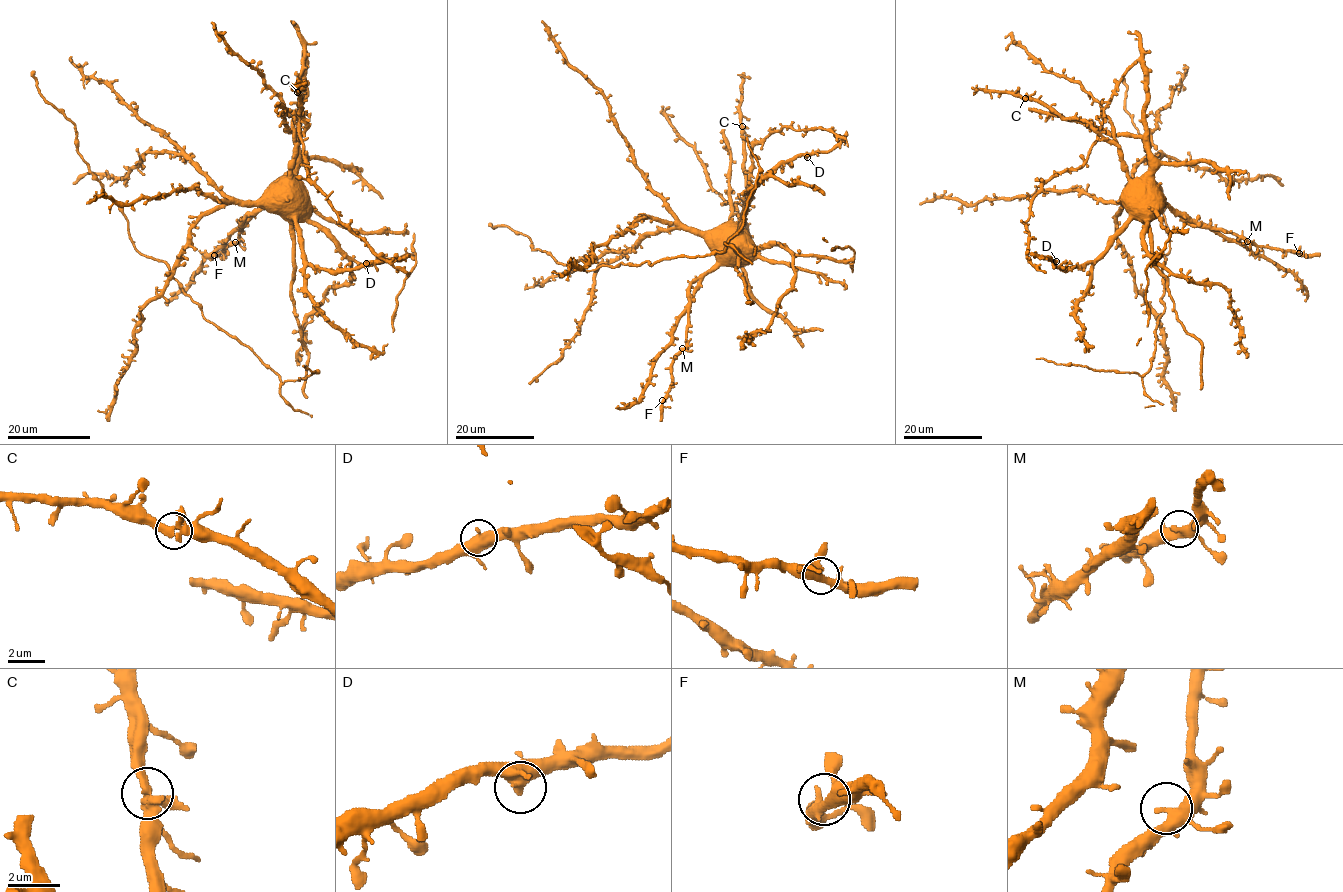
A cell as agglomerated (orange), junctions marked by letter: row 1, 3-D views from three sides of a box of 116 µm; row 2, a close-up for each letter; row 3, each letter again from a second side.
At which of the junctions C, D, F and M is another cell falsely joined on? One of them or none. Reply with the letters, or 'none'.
none

